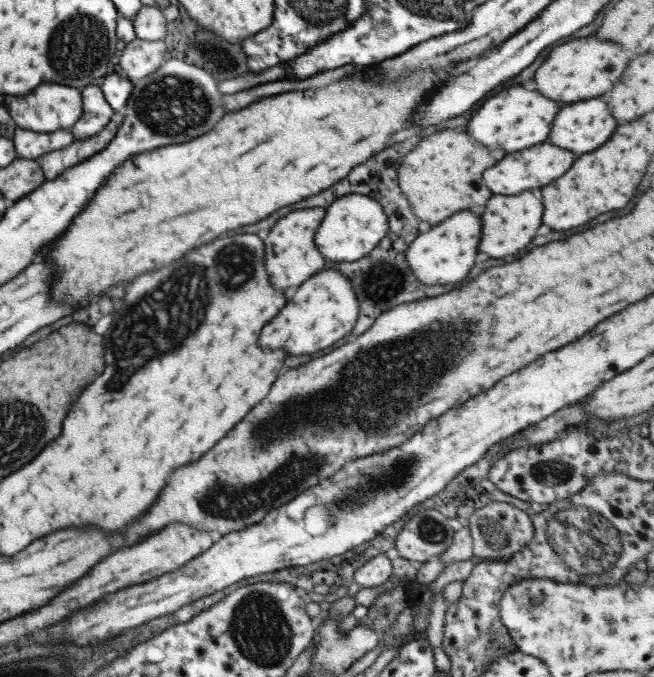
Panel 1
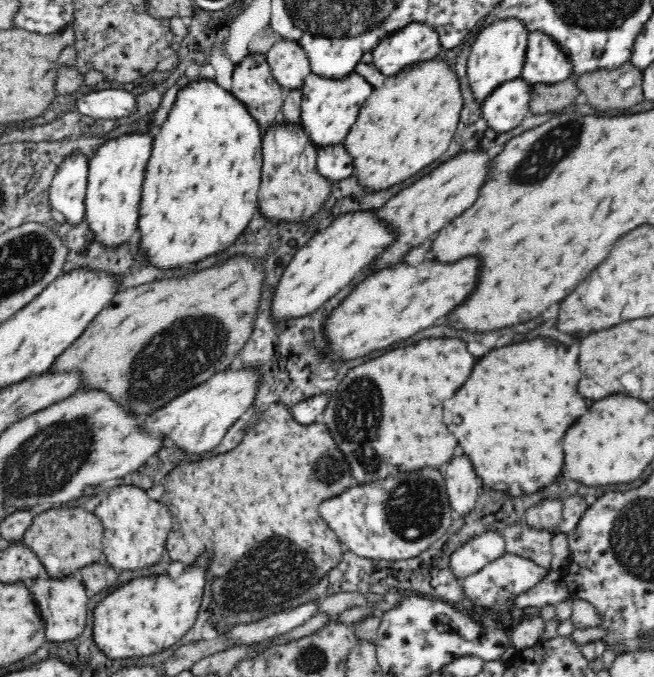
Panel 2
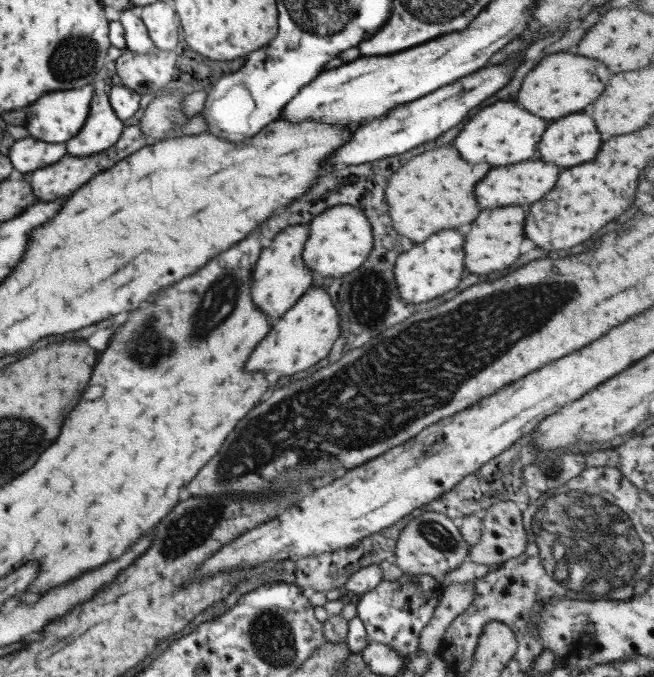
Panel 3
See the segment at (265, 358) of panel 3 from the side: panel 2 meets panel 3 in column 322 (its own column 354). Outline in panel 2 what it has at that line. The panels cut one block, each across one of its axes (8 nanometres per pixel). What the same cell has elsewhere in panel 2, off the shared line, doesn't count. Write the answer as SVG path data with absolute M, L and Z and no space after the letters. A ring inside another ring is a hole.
M470 256L452 264L424 260L412 266L400 262L394 268L384 268L368 276L328 318L325 335L330 339L331 358L360 358L374 349L382 350L398 340L410 338L416 332L434 326L476 290L478 274L480 260Z

